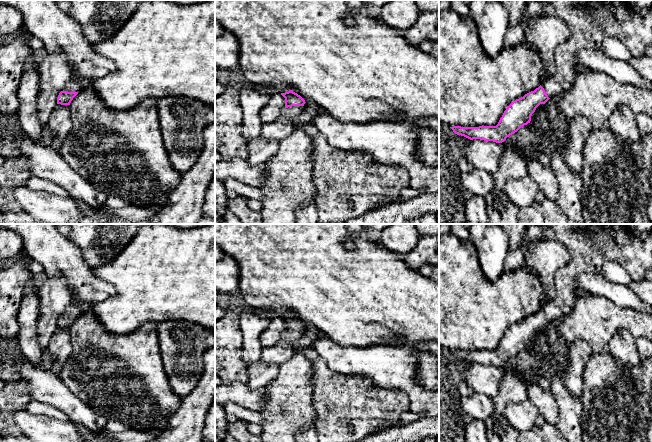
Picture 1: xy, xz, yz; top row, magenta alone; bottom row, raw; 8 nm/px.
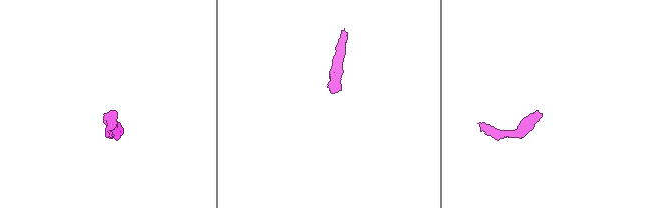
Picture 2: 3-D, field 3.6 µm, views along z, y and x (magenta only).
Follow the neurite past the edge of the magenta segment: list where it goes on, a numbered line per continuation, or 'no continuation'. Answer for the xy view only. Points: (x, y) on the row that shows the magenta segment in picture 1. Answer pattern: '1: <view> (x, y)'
1: xy (74, 85)

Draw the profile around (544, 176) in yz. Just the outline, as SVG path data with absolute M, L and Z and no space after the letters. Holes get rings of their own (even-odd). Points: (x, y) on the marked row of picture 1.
M531 160L528 166L528 174L536 182L539 190L545 197L555 201L558 196L558 185L555 174L550 166L544 166L538 160Z

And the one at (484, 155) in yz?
M473 139L463 148L465 158L478 170L494 174L499 168L499 160L504 152L501 143Z

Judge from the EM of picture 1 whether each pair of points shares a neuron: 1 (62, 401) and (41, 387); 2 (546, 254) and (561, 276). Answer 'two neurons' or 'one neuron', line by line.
1: one neuron
2: two neurons

